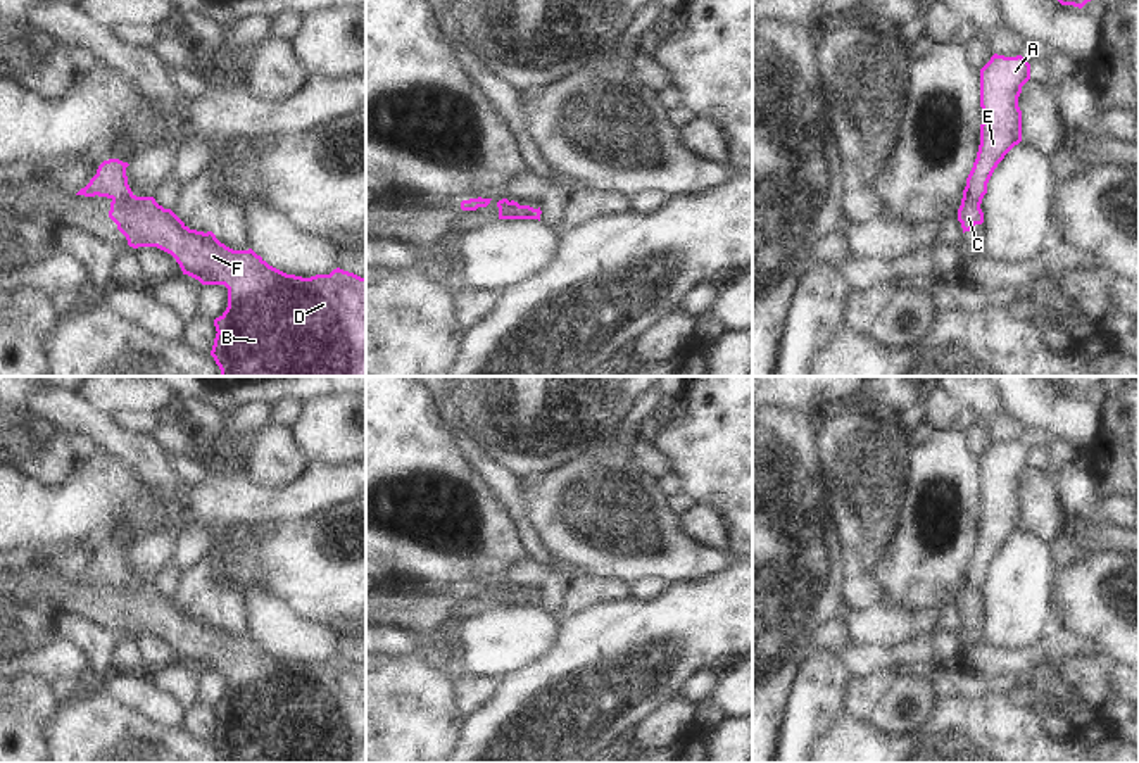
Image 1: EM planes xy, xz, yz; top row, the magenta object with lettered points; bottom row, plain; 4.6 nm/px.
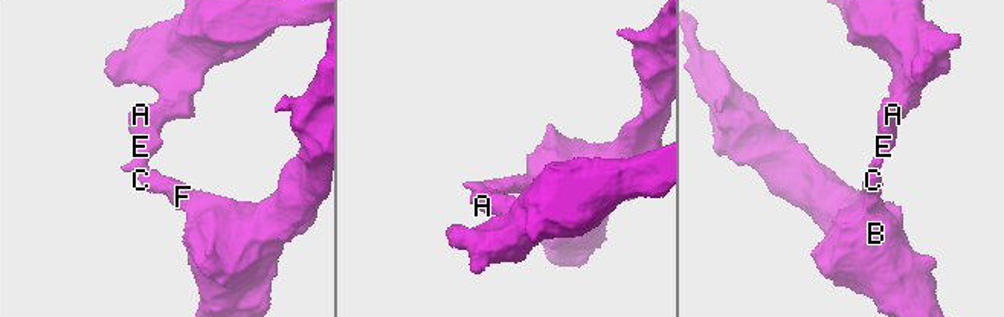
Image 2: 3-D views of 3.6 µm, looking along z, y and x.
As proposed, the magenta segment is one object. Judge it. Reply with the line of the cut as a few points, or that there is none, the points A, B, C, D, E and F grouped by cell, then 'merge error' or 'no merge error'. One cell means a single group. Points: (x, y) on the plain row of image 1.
cut xy (132, 579), (113, 586); groups A E / B C D F; merge error

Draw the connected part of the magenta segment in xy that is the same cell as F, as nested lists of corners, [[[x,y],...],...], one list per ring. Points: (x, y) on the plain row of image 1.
[[[131,580],[123,585],[112,585],[109,604],[117,611],[117,616],[126,623],[129,634],[133,635],[157,634],[176,646],[183,661],[198,666],[202,672],[224,672],[228,675],[228,694],[219,704],[214,706],[217,720],[211,737],[211,742],[214,744],[216,751],[221,756],[221,763],[366,763],[366,663],[361,665],[340,654],[333,656],[330,661],[316,661],[311,665],[286,661],[269,653],[252,635],[233,637],[221,630],[212,618],[204,620],[190,616],[171,596],[164,596],[162,592],[159,592],[154,583],[136,583]]]

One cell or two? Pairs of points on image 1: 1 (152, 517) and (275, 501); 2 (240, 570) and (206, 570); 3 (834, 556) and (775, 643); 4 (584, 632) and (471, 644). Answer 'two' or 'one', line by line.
1: one
2: two
3: one
4: two

